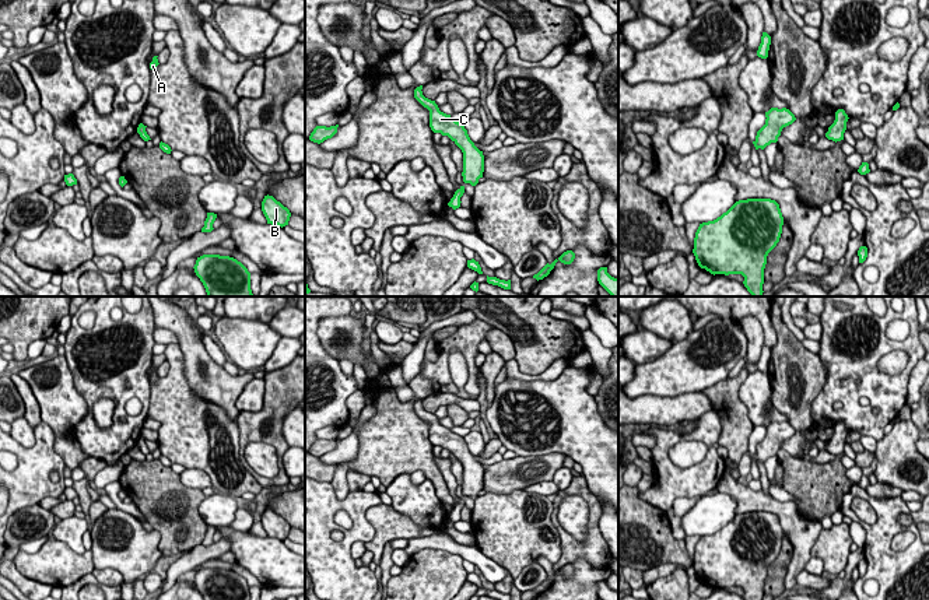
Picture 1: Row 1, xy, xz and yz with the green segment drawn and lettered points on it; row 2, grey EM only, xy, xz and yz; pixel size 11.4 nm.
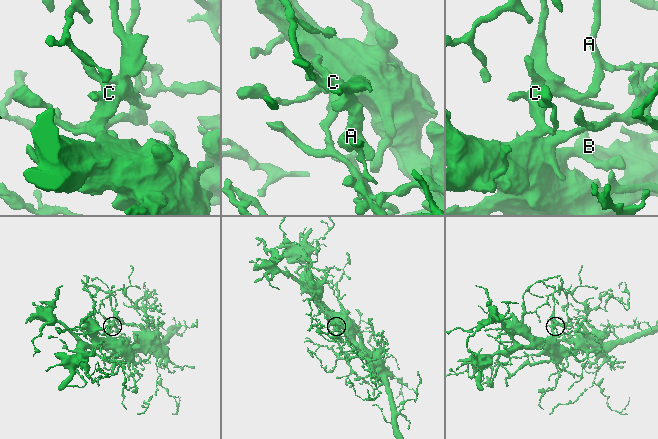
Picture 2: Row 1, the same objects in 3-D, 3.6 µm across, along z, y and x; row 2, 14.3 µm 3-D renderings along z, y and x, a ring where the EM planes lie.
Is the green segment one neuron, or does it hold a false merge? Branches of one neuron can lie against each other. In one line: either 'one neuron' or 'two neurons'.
one neuron

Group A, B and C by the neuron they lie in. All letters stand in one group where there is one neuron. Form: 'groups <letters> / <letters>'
groups A B C

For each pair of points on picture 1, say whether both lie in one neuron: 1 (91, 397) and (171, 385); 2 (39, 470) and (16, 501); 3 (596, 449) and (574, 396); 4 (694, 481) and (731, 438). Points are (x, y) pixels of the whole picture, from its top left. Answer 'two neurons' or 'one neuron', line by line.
1: two neurons
2: one neuron
3: one neuron
4: two neurons

